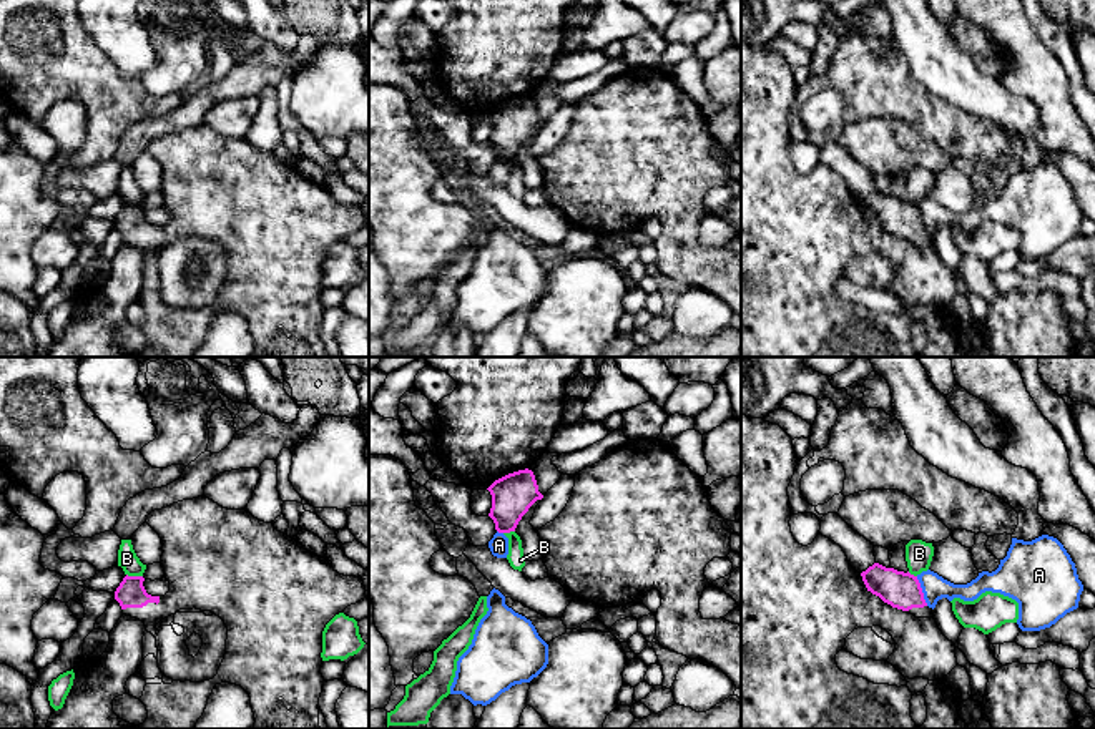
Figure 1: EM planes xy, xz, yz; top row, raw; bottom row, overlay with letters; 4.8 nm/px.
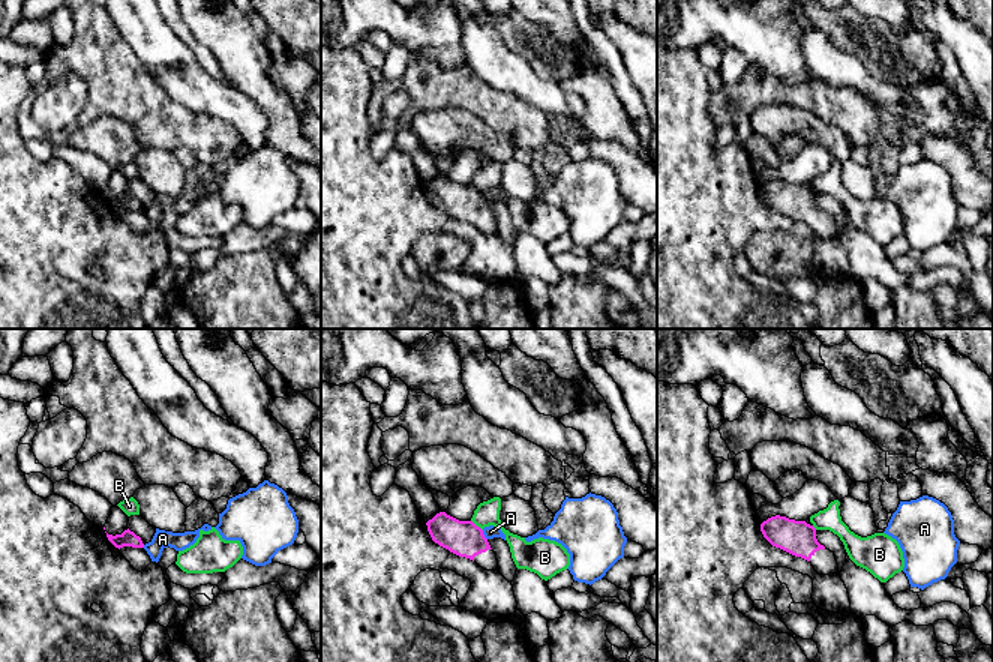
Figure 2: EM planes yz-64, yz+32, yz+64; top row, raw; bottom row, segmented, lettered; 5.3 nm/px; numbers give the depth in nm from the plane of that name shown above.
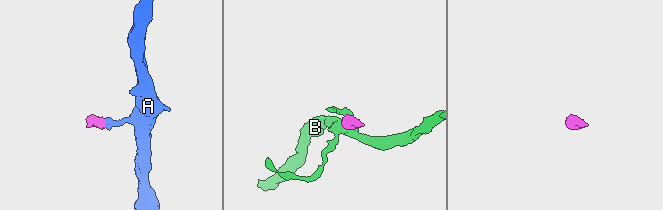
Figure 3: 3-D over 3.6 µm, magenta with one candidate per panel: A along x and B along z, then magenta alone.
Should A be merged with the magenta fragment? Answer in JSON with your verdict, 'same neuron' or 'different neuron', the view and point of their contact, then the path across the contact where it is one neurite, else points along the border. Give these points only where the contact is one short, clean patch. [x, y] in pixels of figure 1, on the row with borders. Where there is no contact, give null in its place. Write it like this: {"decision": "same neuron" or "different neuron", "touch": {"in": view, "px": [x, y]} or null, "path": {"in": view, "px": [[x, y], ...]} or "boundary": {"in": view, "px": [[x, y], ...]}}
{"decision": "different neuron", "touch": {"in": "yz", "px": [921, 592]}, "boundary": {"in": "yz", "px": [[916, 577], [928, 605]]}}

